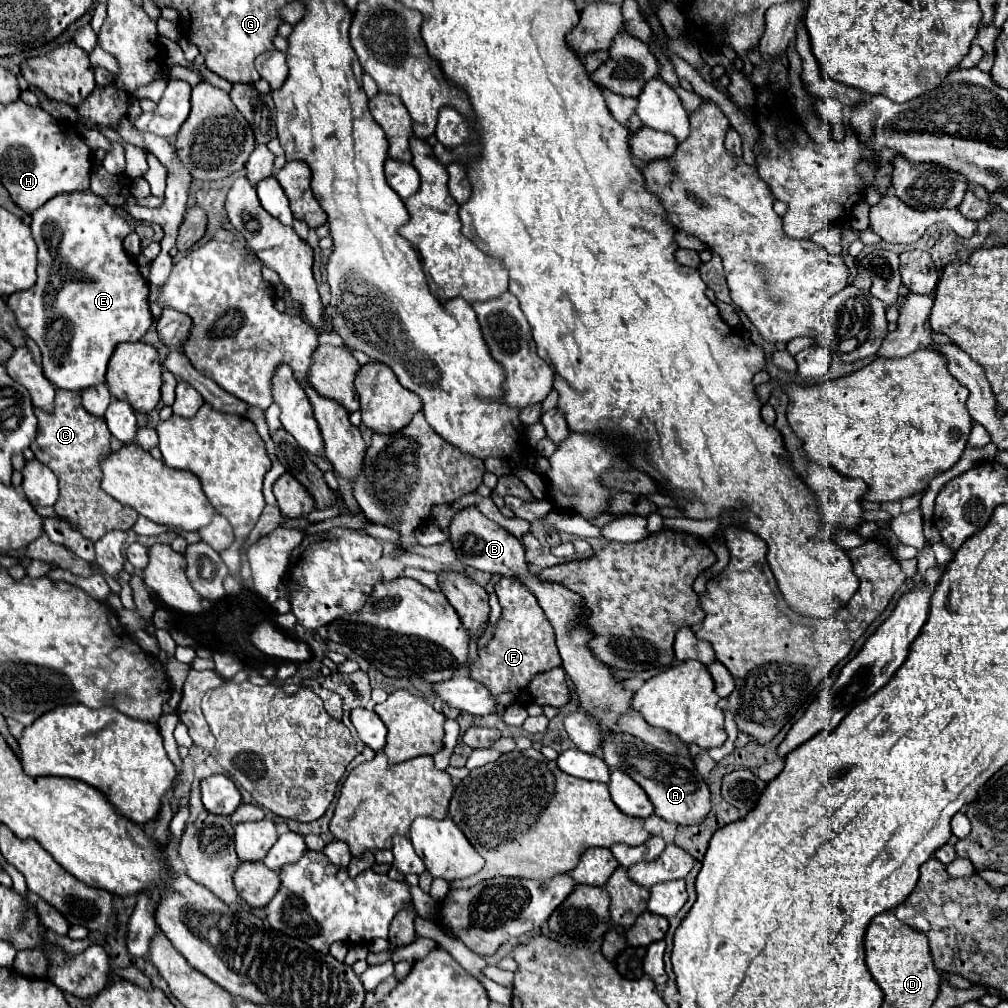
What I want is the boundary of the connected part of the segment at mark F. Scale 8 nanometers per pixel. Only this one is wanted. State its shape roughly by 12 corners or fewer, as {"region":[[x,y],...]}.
{"region":[[518,579],[496,583],[502,615],[470,677],[494,699],[532,703],[560,667],[550,621]]}

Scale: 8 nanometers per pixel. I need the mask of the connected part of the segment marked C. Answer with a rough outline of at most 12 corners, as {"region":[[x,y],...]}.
{"region":[[56,389],[30,449],[58,477],[56,515],[96,543],[138,513],[100,487],[110,431]]}

